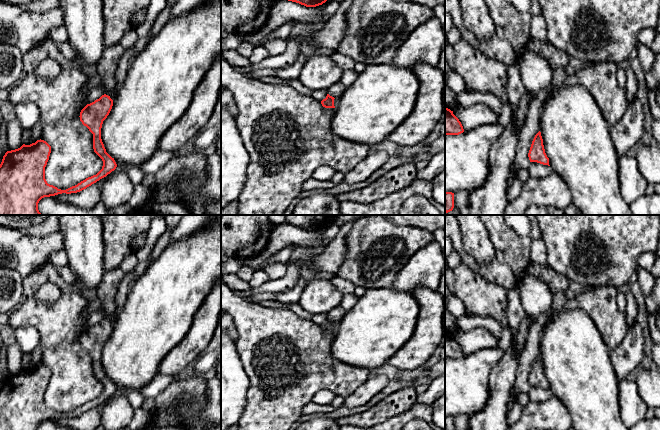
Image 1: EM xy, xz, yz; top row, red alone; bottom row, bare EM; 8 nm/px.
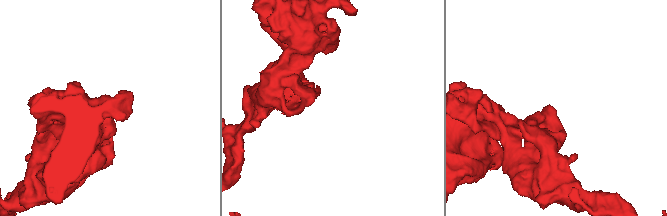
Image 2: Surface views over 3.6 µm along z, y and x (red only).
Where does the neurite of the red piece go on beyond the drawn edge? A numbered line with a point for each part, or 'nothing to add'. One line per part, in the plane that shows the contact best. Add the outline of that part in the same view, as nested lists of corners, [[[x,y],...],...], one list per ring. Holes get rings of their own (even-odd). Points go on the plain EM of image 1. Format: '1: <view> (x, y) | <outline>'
nothing to add

